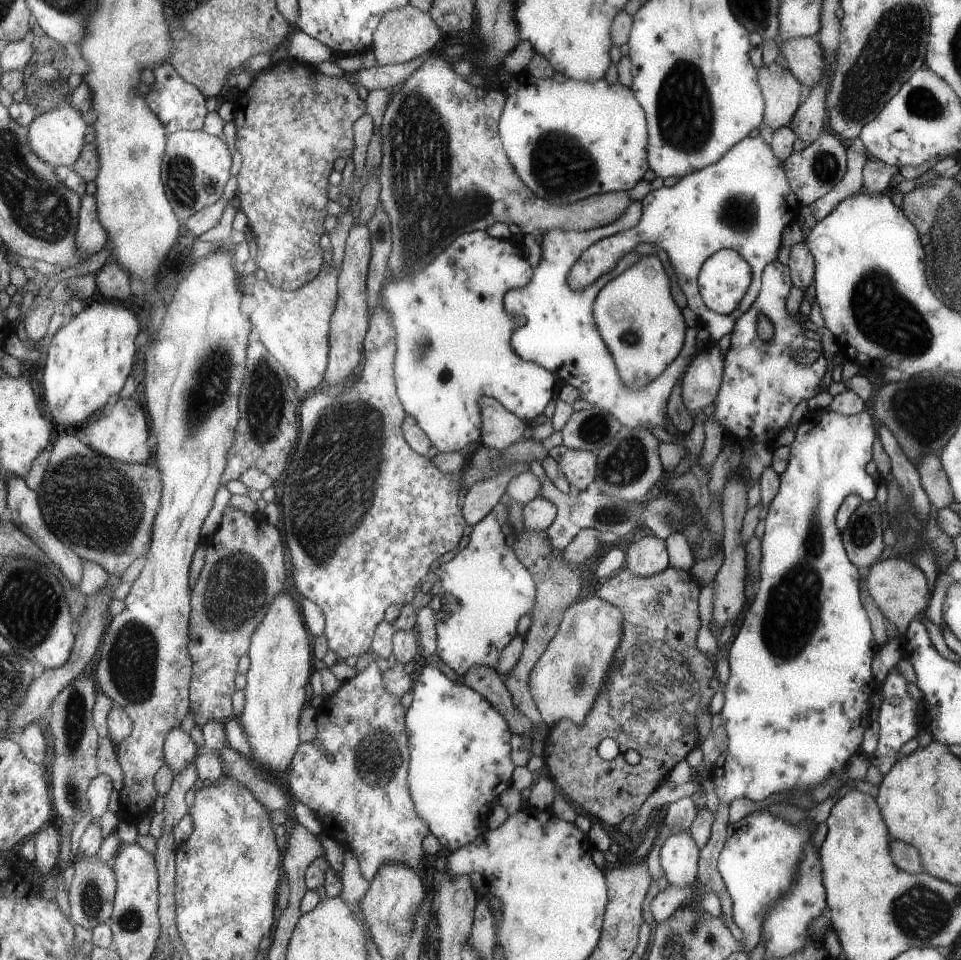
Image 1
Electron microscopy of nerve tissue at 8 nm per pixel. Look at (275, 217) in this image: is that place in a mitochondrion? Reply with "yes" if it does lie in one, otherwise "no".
no

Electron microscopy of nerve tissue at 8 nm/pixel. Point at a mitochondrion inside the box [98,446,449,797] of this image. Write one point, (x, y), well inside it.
(234, 584)

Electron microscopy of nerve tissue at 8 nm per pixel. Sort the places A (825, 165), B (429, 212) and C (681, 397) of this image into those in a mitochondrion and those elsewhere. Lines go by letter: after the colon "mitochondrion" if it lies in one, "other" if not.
A: mitochondrion
B: mitochondrion
C: other

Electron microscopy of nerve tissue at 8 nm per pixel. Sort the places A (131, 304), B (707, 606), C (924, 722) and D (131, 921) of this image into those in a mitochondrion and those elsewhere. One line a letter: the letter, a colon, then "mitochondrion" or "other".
A: other
B: other
C: other
D: mitochondrion

